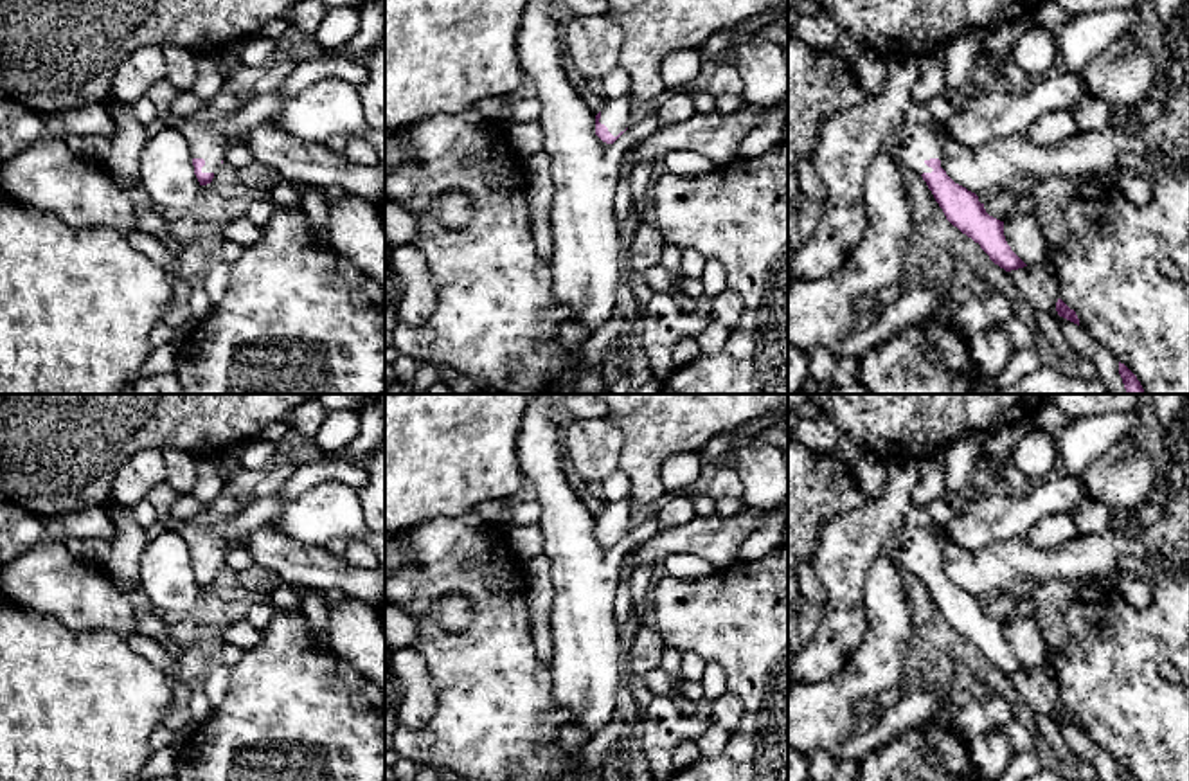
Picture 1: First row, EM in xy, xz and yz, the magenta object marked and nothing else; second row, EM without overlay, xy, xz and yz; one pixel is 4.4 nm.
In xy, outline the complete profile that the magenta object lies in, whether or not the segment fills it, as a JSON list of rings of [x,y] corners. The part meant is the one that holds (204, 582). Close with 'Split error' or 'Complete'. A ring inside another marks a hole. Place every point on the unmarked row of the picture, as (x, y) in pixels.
[[[311,455],[300,462],[279,493],[250,502],[232,518],[210,525],[194,525],[167,516],[162,525],[185,540],[191,551],[194,578],[200,588],[207,588],[232,549],[239,547],[254,531],[270,527],[286,502],[326,480],[340,480],[360,489],[367,482],[367,470],[363,462]]]. Split error

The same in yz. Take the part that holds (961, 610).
[[[903,525],[892,554],[903,572],[923,579],[946,623],[971,641],[1006,675],[1027,669],[1007,648],[1004,624],[989,619],[979,599],[955,587],[941,570],[946,543],[943,525]]]. Split error

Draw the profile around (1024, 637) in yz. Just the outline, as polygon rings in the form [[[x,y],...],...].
[[[1033,615],[1004,624],[1004,639],[1011,653],[1025,668],[1040,668],[1047,664],[1047,642]]]

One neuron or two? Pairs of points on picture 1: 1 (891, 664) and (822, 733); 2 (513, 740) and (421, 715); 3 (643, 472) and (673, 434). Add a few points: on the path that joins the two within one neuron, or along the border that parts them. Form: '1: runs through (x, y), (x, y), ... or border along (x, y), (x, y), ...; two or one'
1: runs through (871, 672), (830, 713); one
2: border along (430, 675), (436, 711), (423, 726), (411, 729); two
3: runs through (644, 463), (664, 443); one

